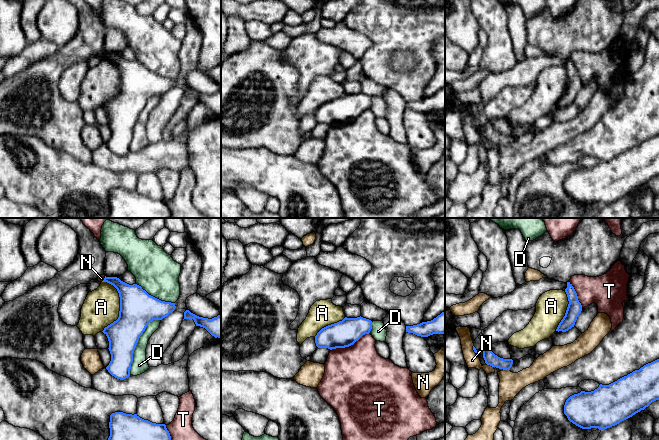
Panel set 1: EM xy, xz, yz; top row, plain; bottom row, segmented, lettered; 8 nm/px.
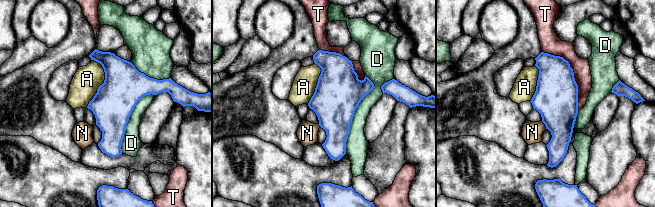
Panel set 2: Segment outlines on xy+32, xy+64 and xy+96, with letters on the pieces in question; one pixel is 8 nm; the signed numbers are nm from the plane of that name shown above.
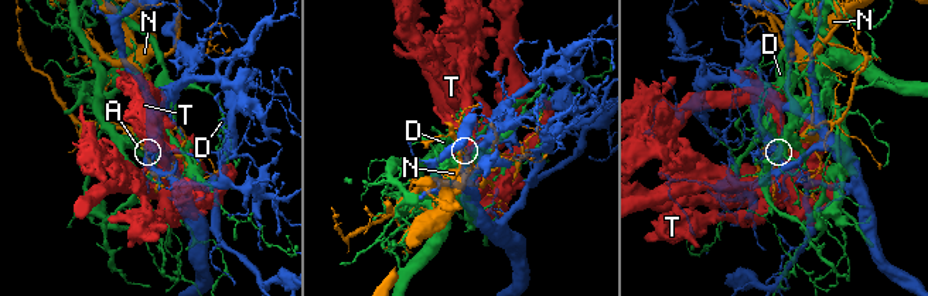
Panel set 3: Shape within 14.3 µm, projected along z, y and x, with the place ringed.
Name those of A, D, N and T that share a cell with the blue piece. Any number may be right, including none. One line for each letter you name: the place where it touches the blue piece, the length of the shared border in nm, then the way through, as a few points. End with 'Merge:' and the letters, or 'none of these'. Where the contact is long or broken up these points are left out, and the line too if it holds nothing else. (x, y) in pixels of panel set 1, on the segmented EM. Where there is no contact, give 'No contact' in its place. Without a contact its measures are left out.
Merge: none of these

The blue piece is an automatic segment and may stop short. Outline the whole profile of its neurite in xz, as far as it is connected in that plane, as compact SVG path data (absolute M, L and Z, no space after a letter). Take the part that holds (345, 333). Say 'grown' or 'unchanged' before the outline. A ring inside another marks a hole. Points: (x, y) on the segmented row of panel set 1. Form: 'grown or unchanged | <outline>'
unchanged | M363 317L347 318L322 328L315 336L318 348L345 348L353 345L363 335L369 334L372 321Z

